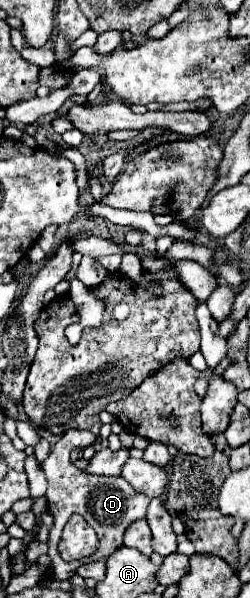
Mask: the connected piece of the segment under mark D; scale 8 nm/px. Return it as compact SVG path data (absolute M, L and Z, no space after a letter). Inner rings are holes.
M70 429L58 439L58 443L52 447L48 459L42 463L42 469L44 469L46 479L48 479L48 491L46 491L48 511L54 517L54 527L50 529L50 539L48 539L48 547L50 547L48 555L52 557L48 577L58 579L58 581L68 579L81 565L98 561L100 557L108 557L118 547L122 547L124 529L132 521L146 517L146 507L150 501L150 497L136 493L122 477L96 477L96 475L90 475L90 473L74 467L70 463L70 449L72 447L84 447L86 443L90 443L90 435L86 431ZM72 513L80 513L88 521L88 525L94 527L100 545L98 545L98 551L93 555L79 561L66 563L58 553L58 541L60 541L60 533L62 533L64 525Z

